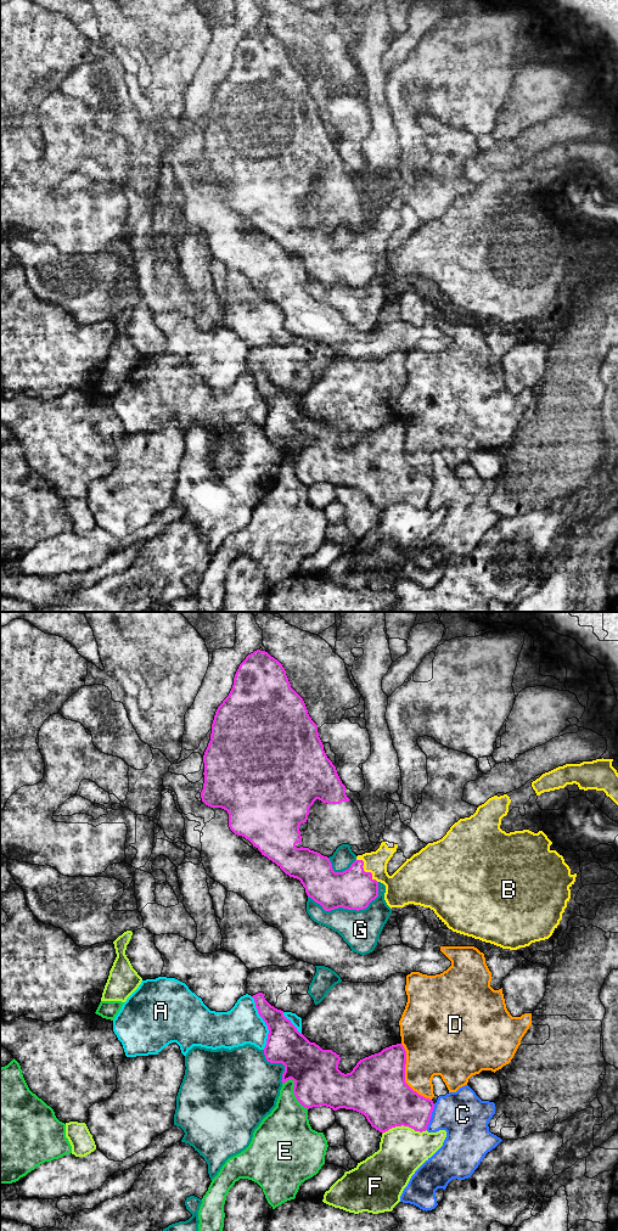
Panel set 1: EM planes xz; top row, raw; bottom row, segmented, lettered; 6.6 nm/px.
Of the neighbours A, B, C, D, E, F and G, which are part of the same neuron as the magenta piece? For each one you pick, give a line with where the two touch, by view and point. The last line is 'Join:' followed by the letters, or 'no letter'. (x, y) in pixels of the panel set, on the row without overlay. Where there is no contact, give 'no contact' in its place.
B: meets magenta in xz at (364, 248)
Join: B

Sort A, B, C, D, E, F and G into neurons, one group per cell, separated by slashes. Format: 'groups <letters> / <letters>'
groups A / B / C / D / E / F / G

